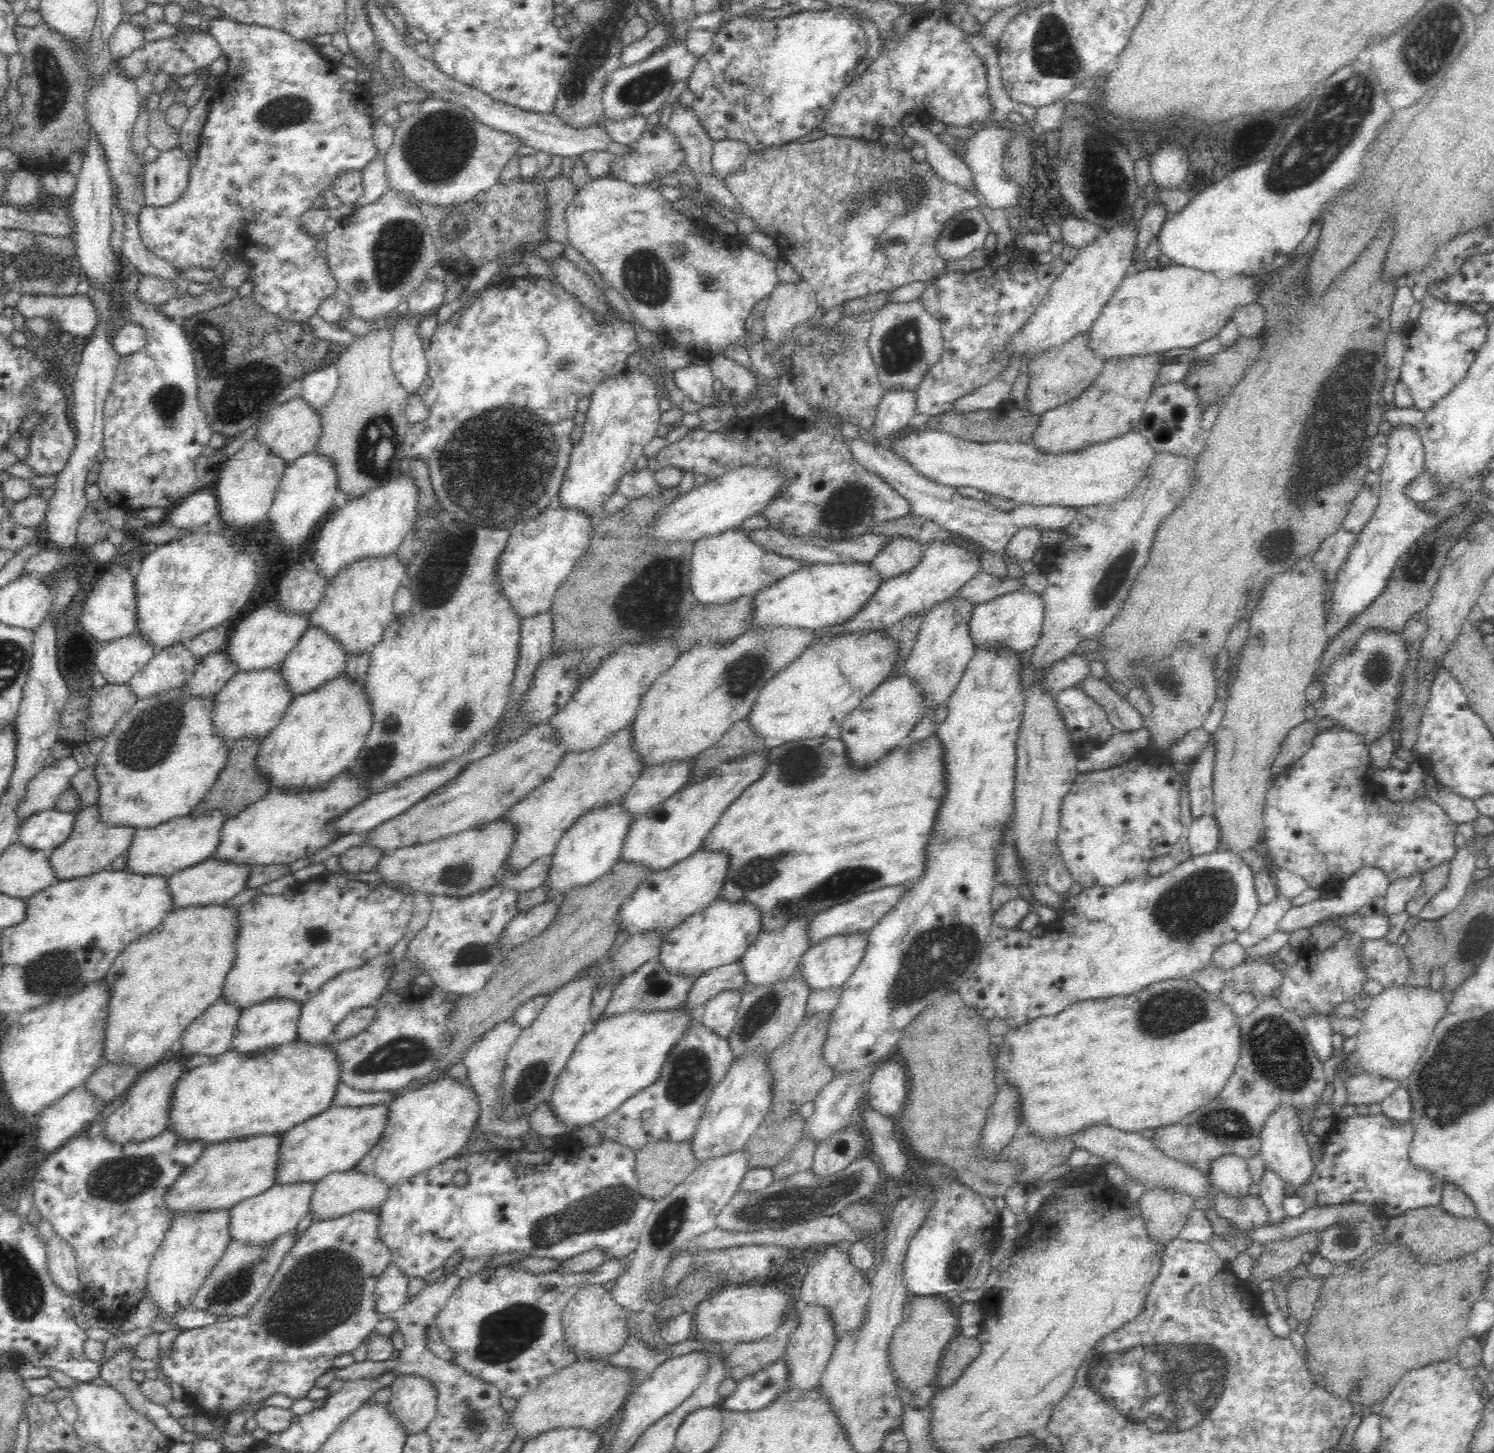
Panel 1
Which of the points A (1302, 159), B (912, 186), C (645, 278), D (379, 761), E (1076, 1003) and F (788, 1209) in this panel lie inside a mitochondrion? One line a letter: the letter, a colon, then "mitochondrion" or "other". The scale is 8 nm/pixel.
A: mitochondrion
B: mitochondrion
C: mitochondrion
D: mitochondrion
E: other
F: mitochondrion

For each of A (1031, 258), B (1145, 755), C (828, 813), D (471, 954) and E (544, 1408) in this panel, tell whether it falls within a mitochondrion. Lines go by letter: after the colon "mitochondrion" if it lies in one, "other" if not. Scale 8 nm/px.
A: other
B: other
C: other
D: mitochondrion
E: other

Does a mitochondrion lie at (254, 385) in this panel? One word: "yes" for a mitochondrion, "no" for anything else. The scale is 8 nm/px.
yes

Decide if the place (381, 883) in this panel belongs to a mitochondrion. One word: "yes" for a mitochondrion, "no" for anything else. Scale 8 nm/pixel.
no

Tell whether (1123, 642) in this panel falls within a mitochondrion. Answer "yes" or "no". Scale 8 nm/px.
no

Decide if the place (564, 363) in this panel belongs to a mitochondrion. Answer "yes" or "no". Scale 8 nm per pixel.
yes

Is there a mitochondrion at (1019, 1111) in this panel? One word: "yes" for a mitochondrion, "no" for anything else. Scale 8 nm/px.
no

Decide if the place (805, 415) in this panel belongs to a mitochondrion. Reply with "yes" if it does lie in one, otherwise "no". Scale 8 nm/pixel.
no

